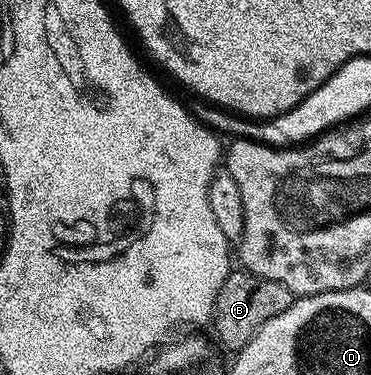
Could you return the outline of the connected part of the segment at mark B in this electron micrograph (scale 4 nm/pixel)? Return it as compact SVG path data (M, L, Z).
M245 270L231 271L230 276L220 286L220 294L216 294L216 306L212 317L212 329L218 335L218 340L230 351L236 354L268 322L268 318L276 318L276 314L284 314L288 306L294 303L296 297L288 290L288 286L280 286L280 282L272 282L268 278L260 278Z

